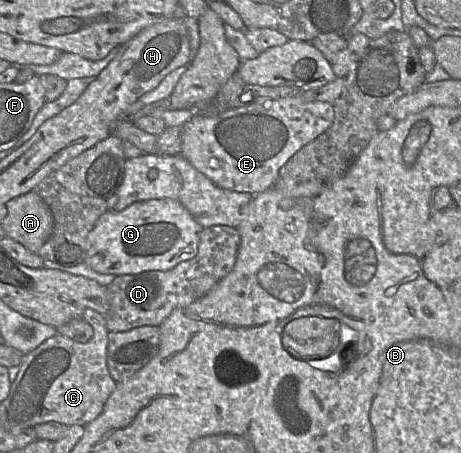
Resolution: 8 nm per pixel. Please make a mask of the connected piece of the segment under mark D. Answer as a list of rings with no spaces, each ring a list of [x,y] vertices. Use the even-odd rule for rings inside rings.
[[[214,225],[200,233],[194,258],[180,262],[167,271],[150,270],[139,274],[116,276],[106,286],[109,308],[105,314],[109,332],[128,331],[140,326],[159,326],[173,310],[205,296],[234,267],[240,235],[236,227]]]

